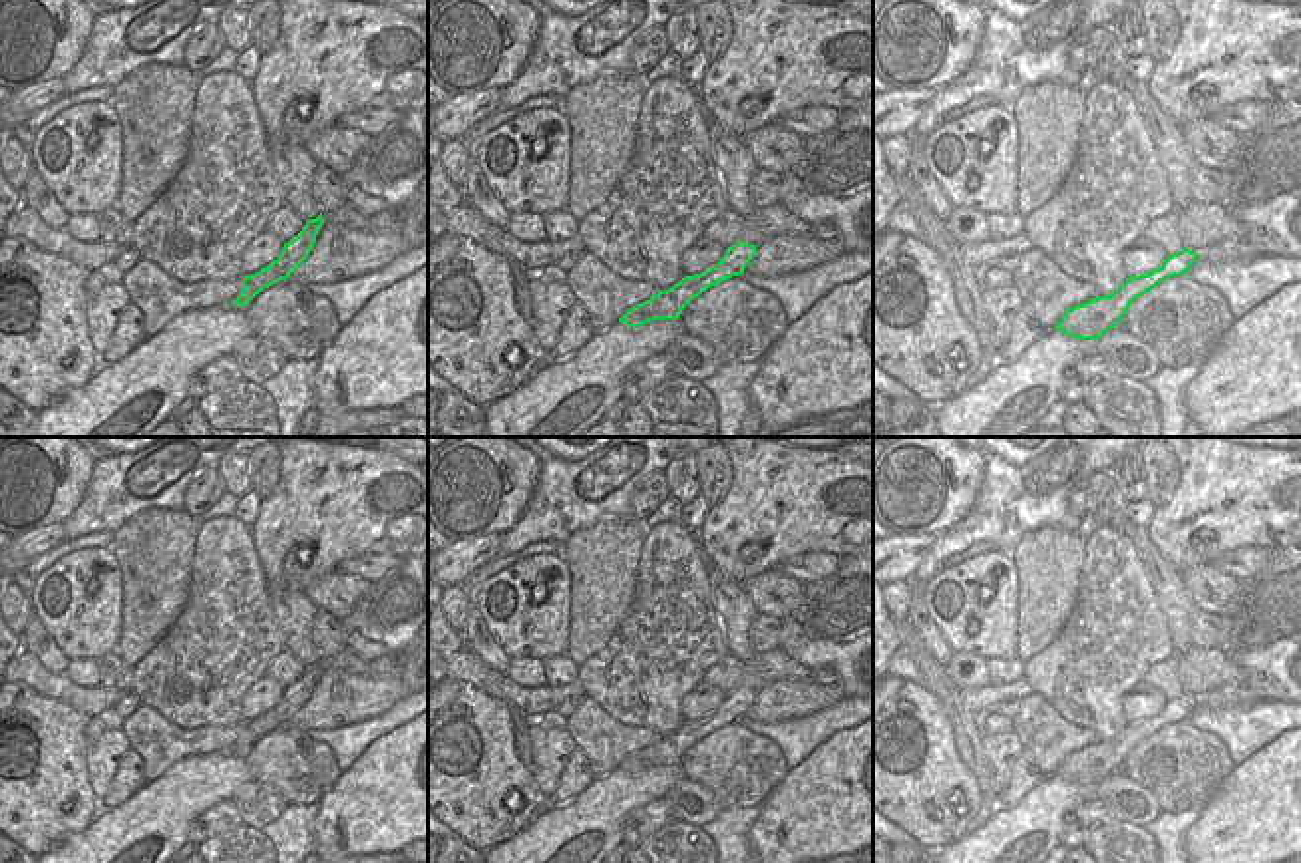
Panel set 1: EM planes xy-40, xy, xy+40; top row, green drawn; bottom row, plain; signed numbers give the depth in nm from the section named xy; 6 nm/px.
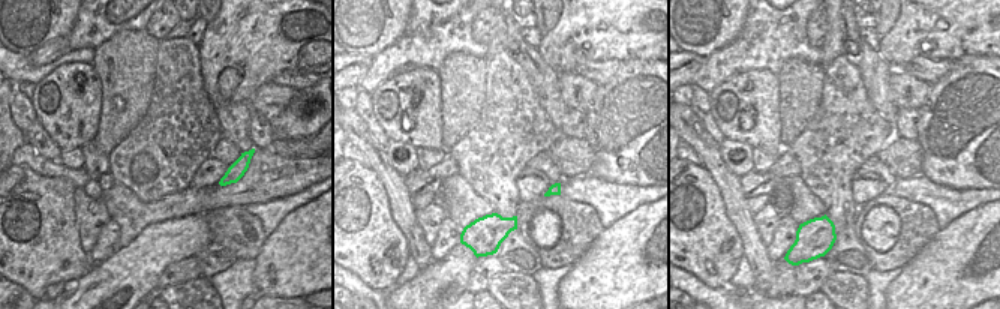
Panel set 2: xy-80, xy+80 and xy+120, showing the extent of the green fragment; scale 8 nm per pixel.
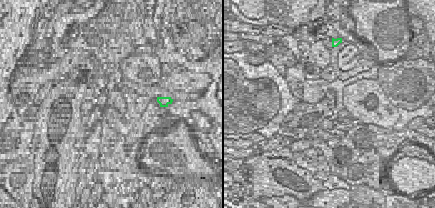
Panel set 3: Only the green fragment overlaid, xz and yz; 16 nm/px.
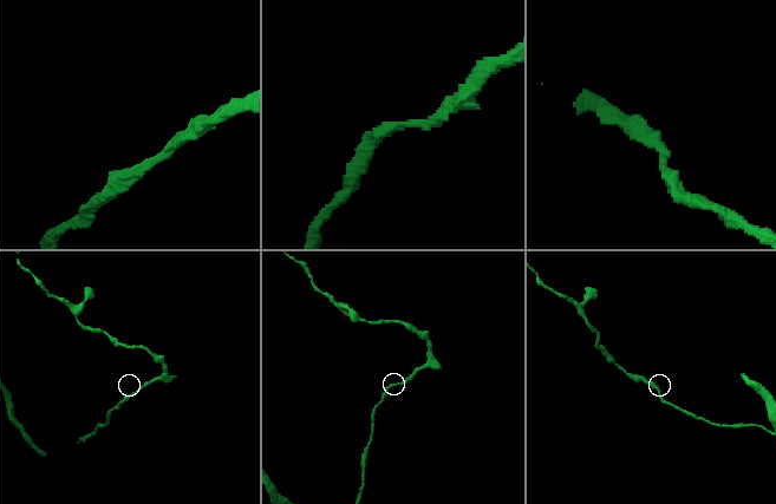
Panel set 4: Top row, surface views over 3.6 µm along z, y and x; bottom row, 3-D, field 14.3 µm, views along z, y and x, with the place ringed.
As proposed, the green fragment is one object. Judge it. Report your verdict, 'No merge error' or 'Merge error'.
No merge error

